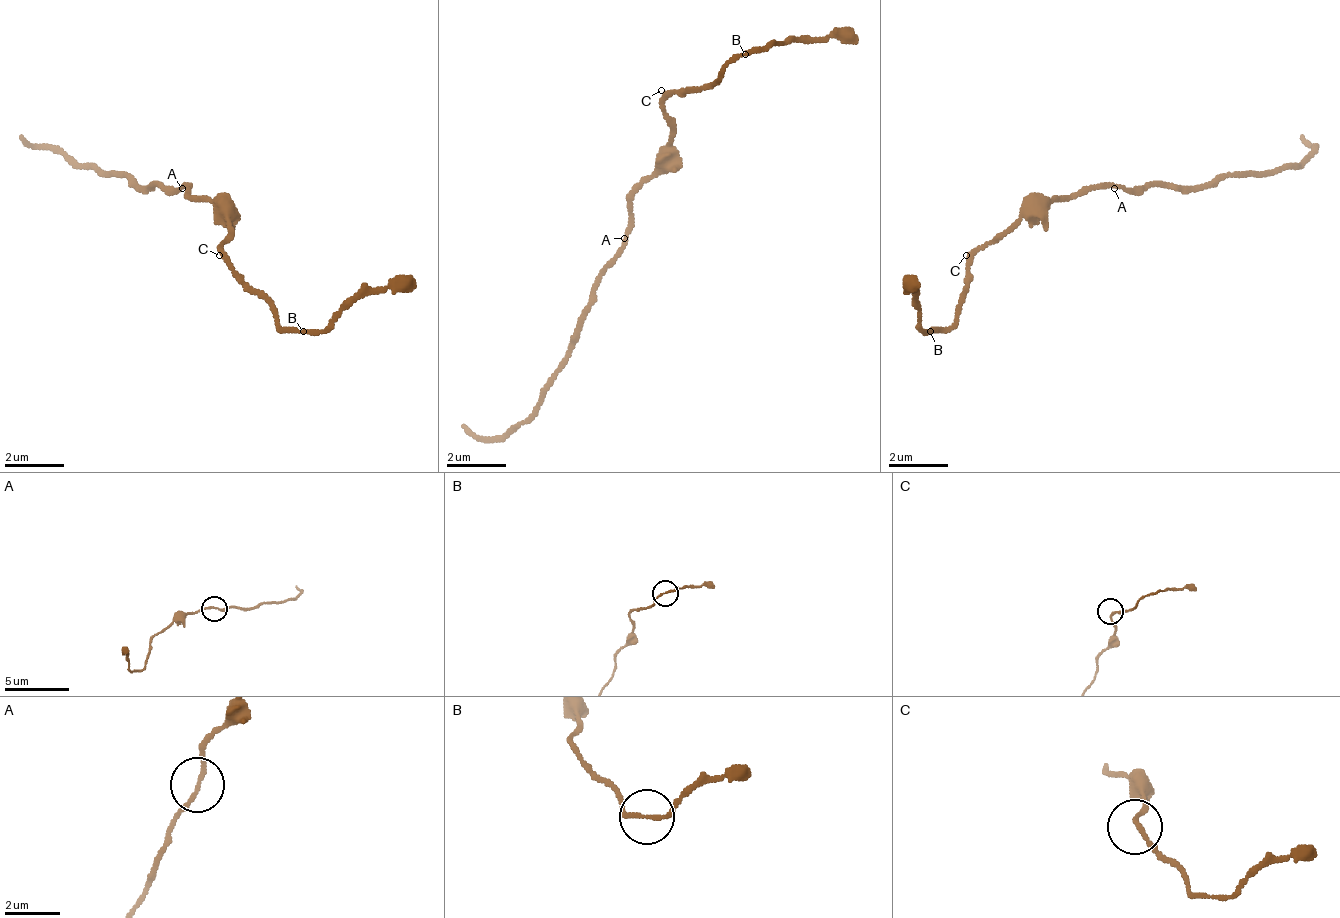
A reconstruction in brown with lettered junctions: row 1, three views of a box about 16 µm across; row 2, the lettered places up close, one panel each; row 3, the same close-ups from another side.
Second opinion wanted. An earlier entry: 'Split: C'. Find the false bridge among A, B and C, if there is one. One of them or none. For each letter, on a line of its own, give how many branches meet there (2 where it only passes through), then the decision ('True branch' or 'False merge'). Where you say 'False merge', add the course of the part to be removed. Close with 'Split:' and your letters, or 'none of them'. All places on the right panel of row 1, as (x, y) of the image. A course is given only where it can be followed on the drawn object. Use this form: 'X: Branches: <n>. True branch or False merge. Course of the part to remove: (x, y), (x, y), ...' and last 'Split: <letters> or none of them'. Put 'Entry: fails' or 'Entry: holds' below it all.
A: Branches: 2. True branch
B: Branches: 2. True branch
C: Branches: 2. True branch
Split: none of them
Entry: fails

